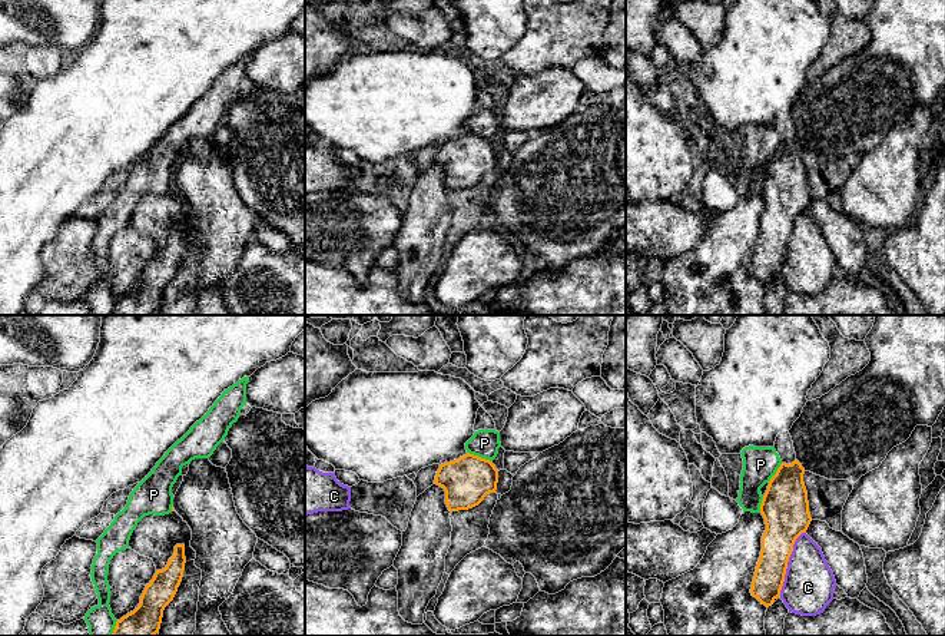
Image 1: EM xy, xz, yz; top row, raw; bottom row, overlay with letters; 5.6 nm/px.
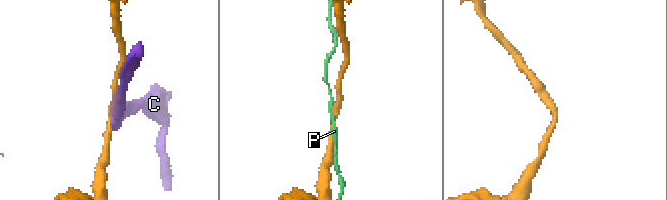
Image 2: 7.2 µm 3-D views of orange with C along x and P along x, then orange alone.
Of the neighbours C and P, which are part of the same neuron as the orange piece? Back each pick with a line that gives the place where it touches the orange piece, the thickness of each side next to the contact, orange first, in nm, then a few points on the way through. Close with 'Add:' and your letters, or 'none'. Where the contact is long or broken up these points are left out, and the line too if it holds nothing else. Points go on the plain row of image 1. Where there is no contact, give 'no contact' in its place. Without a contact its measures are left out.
Add: none

